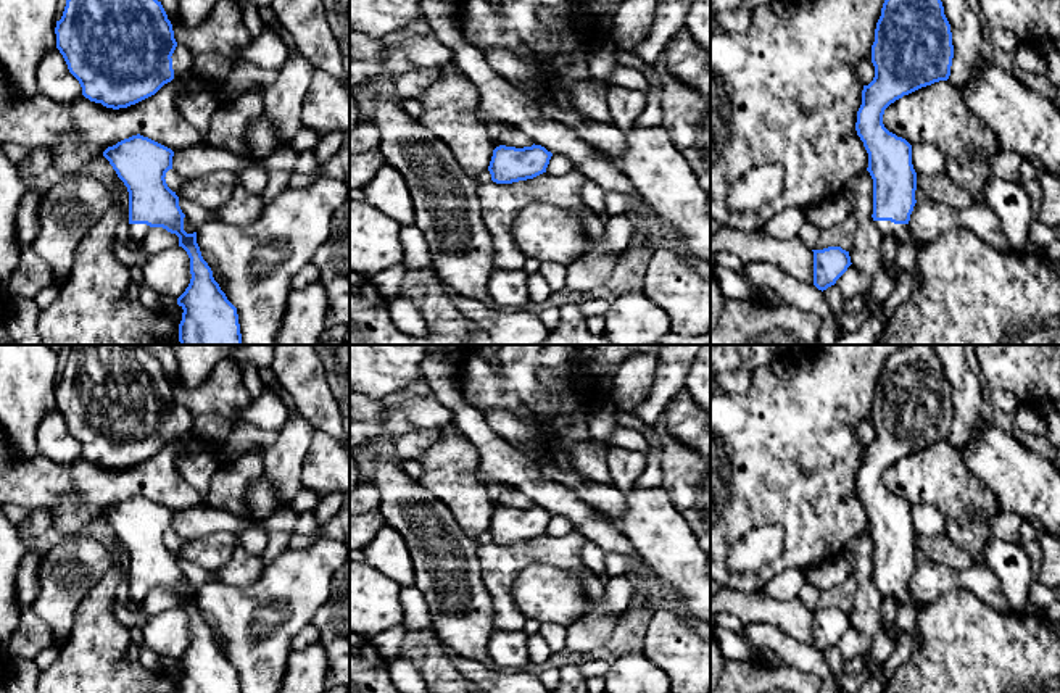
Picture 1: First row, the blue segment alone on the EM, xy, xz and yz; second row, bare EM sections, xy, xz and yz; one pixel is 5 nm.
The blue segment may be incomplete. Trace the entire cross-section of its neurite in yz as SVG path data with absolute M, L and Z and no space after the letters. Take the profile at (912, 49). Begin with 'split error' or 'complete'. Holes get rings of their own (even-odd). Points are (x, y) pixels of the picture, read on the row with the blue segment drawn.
split error; M884 0L881 16L875 29L875 42L872 45L872 63L875 77L862 90L862 105L857 111L855 131L868 153L868 168L873 179L873 222L876 230L886 239L894 239L915 245L915 237L909 229L910 214L917 203L917 172L912 164L912 145L896 134L889 132L883 124L884 110L896 100L909 95L921 87L939 81L947 81L954 58L950 24L944 15L941 0Z

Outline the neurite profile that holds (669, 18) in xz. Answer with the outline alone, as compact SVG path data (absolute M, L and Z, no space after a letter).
M657 0L652 24L636 53L649 66L657 63L669 40L685 26L685 16L693 0Z

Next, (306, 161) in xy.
M314 150L300 151L293 172L311 174L316 169L316 164L317 161L316 161Z

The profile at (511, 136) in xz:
M514 126L506 127L499 134L496 142L499 142L501 145L516 147L516 148L524 148L524 147L532 147L533 145L533 140Z

